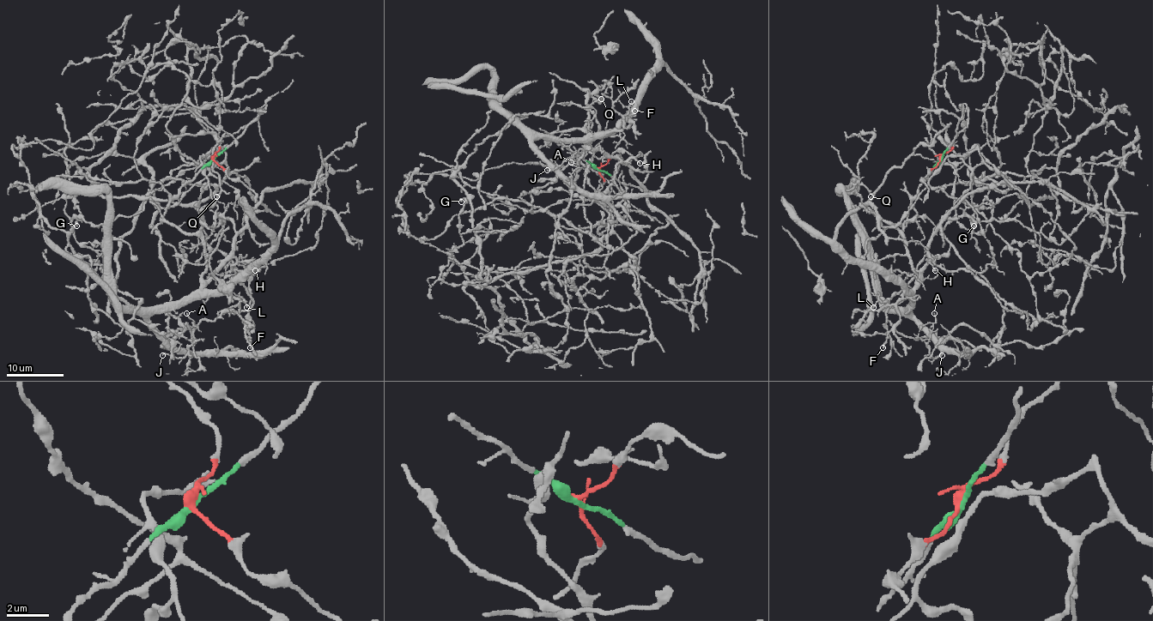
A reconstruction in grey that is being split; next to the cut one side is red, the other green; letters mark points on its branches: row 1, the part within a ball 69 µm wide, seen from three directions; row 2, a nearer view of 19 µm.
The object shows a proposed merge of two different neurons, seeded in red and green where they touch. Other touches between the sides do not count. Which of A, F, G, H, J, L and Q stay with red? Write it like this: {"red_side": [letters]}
{"red_side": ["G"]}

